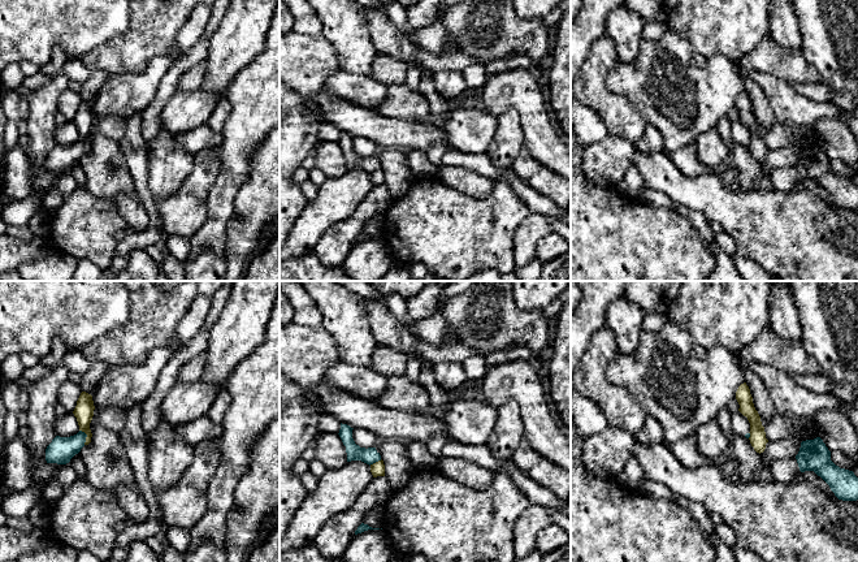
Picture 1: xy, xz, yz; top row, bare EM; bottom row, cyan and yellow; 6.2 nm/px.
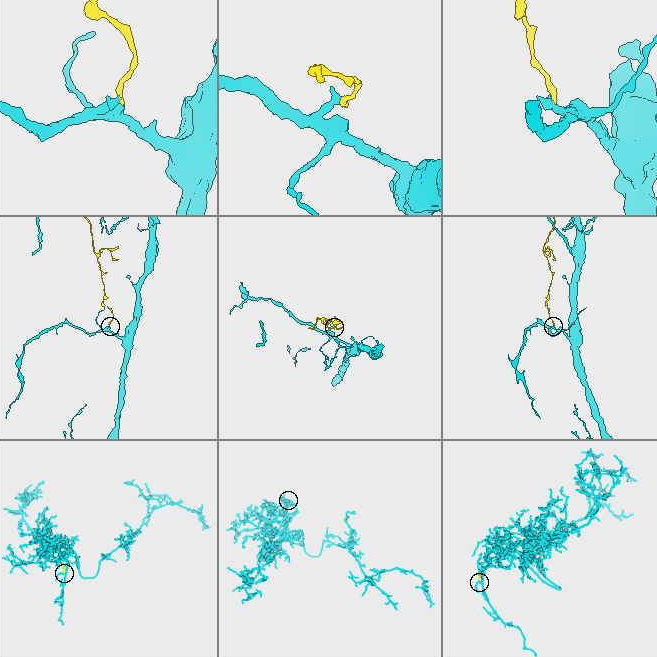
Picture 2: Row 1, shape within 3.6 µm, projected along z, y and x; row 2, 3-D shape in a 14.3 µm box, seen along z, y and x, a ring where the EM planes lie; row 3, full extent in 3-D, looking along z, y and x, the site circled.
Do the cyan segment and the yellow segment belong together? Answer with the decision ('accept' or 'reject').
reject

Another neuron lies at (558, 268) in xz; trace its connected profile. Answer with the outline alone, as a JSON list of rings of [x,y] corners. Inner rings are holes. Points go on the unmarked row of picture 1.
[[[571,250],[543,263],[541,281],[571,281]]]

